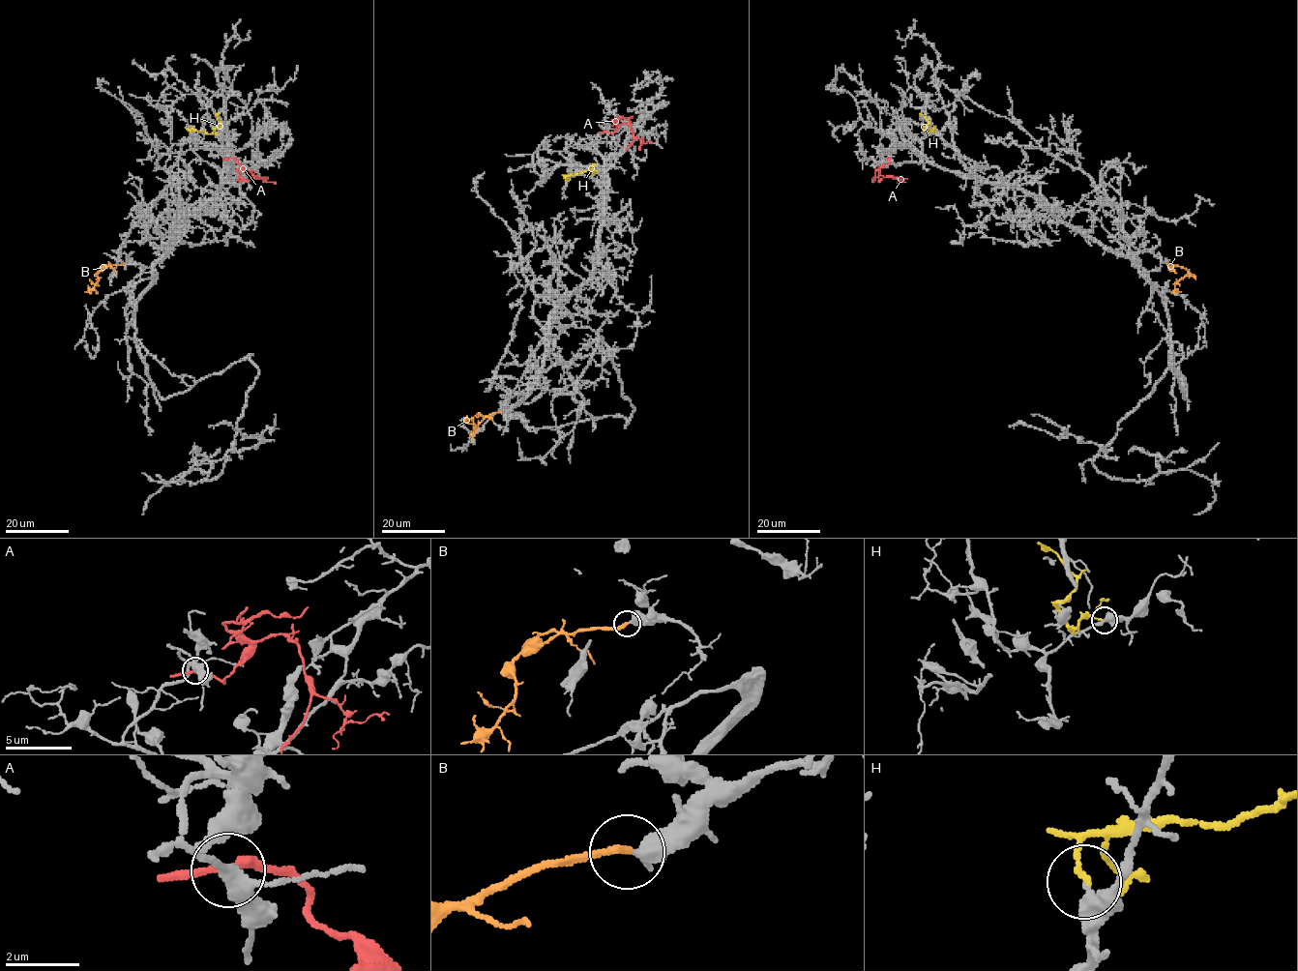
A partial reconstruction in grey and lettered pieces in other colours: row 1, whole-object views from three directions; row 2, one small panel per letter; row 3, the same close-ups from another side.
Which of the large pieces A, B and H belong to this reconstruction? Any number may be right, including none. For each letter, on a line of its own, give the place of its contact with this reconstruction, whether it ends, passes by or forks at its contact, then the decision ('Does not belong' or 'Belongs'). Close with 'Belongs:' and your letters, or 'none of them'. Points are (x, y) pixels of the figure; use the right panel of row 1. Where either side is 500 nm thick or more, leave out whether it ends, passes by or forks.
A: Touches grey at (887, 159). It passes by. Does not belong
B: Touches grey at (1167, 263). It ends there. Belongs
H: Touches grey at (935, 132). It ends there. Does not belong
Belongs: B

